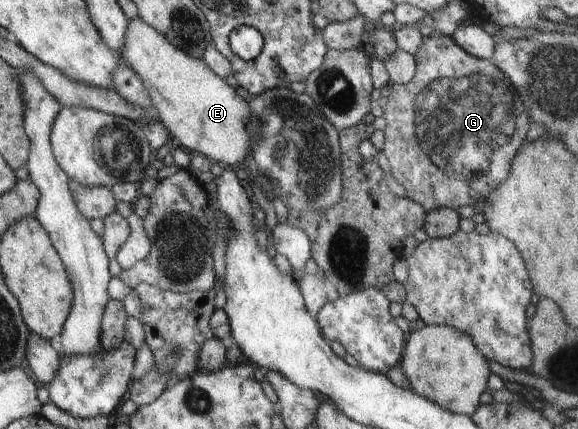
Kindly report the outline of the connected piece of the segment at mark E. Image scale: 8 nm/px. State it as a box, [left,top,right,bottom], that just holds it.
[121,16,251,166]

